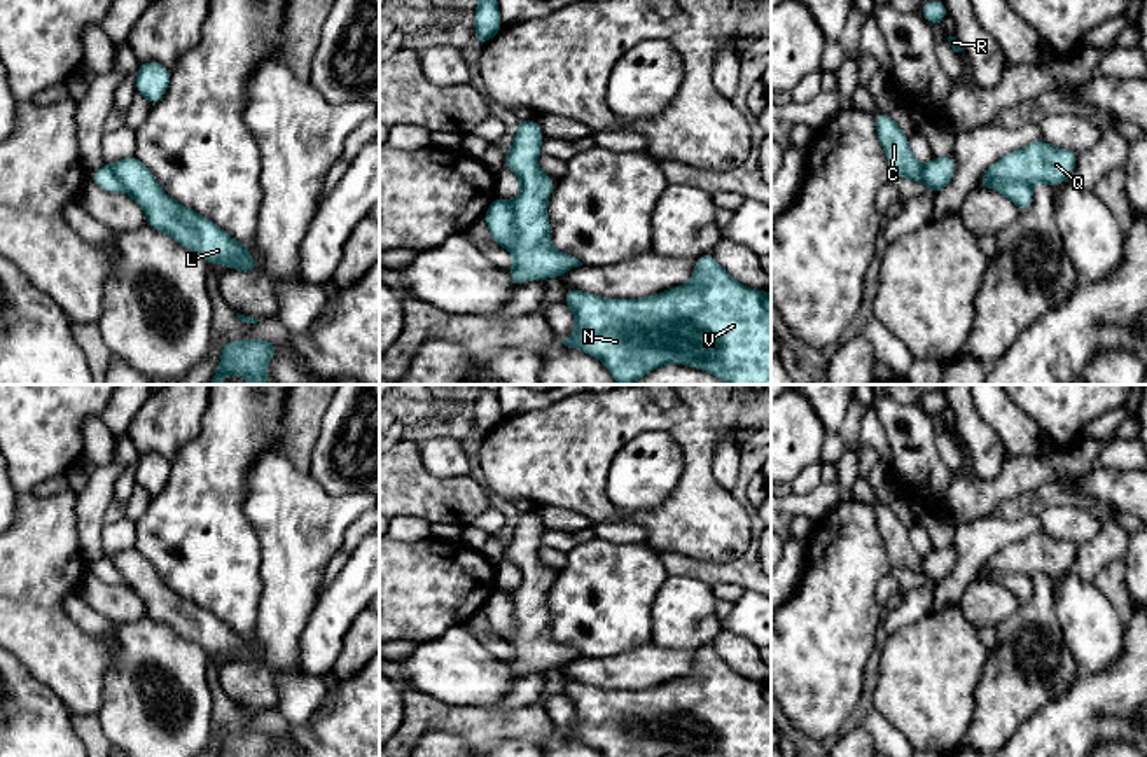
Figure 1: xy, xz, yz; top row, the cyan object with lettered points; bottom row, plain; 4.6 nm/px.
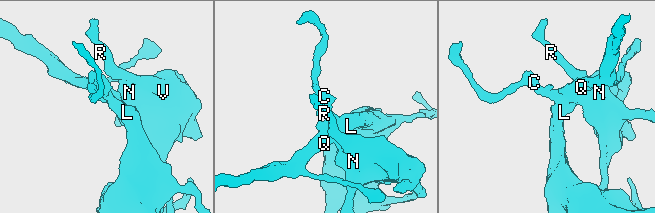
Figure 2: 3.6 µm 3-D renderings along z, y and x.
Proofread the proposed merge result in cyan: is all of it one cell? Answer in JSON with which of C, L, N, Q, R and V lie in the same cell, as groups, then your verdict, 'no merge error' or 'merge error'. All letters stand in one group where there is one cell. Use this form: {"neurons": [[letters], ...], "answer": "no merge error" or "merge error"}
{"neurons": [["C", "L", "Q"], ["N", "R", "V"]], "answer": "merge error"}

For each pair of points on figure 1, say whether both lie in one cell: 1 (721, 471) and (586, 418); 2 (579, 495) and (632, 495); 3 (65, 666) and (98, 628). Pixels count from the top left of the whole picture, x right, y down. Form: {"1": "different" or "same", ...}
{"1": "different", "2": "different", "3": "different"}

